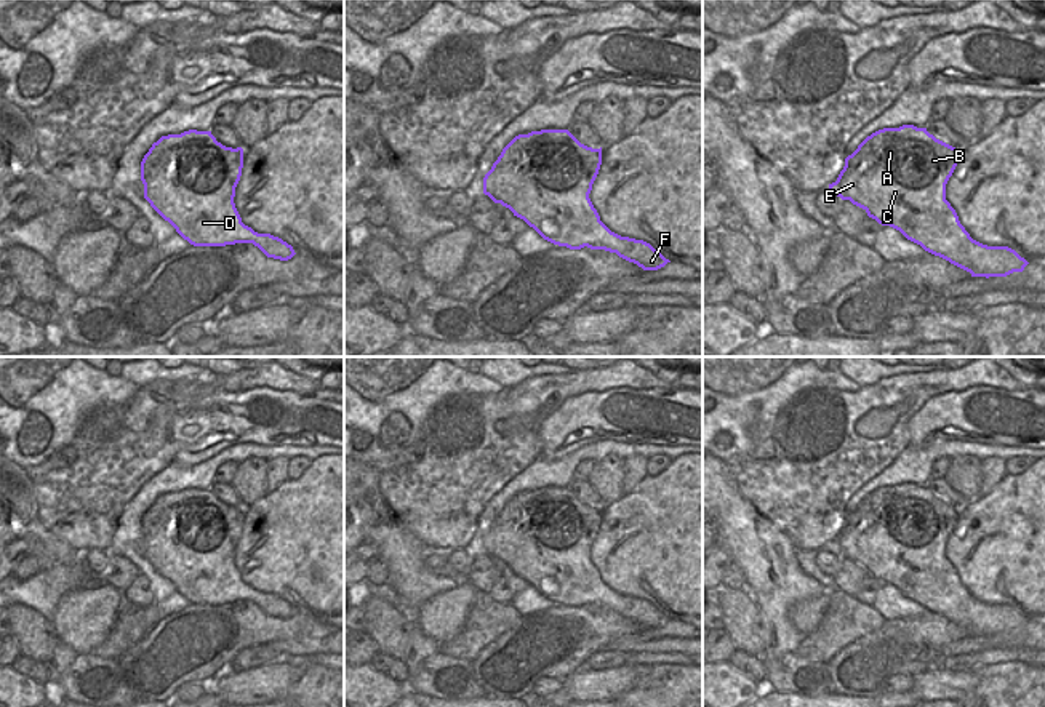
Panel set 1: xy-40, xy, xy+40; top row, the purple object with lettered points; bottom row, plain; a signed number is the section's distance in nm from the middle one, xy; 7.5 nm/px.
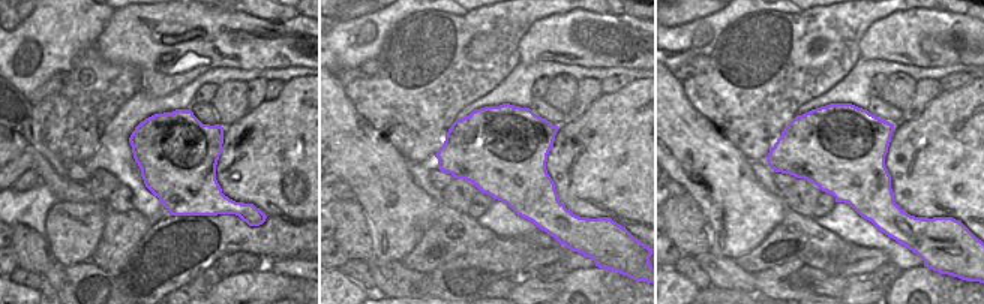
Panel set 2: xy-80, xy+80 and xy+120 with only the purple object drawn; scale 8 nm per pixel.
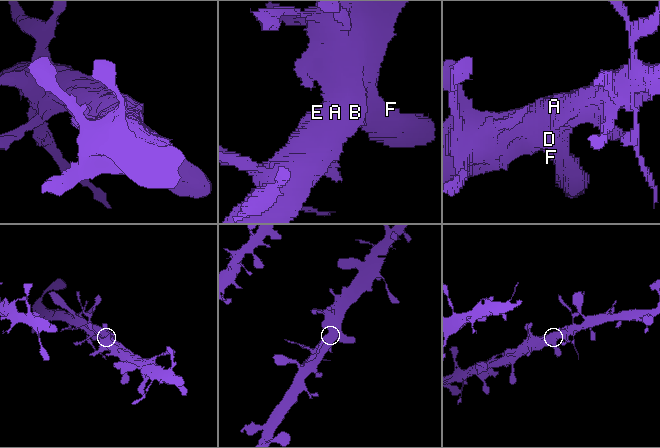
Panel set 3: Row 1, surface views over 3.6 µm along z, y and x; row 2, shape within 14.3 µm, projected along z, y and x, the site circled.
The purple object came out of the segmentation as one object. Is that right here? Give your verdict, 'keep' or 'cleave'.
keep

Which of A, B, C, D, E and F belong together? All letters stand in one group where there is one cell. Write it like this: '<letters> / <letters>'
A B C D E F

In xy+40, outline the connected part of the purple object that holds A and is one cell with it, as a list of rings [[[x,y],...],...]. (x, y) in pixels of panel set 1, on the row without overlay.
[[[914,483],[883,486],[867,494],[845,517],[829,552],[850,558],[882,584],[899,589],[907,598],[967,629],[971,635],[1007,635],[1029,622],[1008,605],[987,605],[970,595],[946,558],[946,542],[959,521],[959,509]]]

